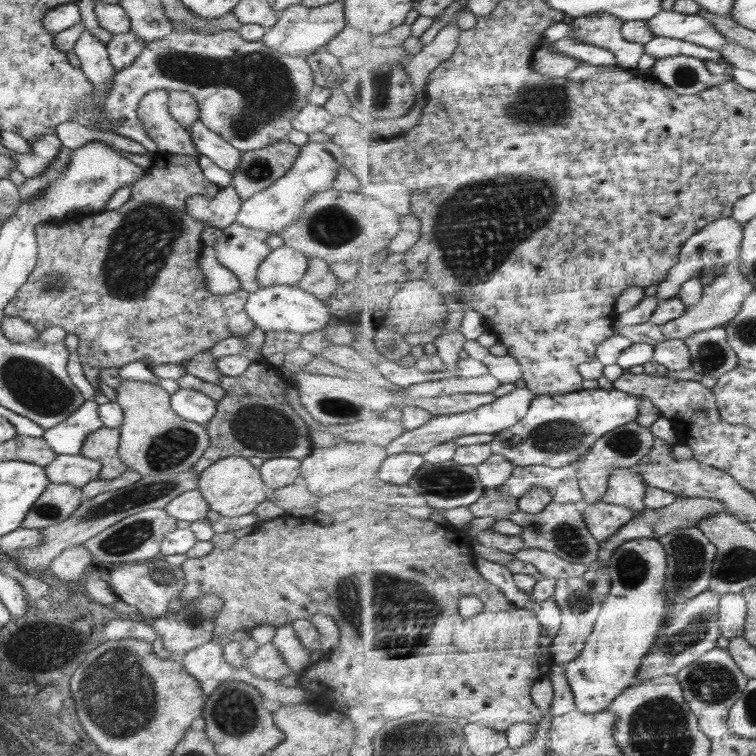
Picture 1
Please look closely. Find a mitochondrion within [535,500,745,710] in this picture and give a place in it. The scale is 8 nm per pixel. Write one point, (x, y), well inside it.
(712, 683)

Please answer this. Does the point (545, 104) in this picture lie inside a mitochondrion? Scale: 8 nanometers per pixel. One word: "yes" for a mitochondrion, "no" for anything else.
yes

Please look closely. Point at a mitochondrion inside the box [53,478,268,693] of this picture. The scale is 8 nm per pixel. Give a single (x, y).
(132, 534)

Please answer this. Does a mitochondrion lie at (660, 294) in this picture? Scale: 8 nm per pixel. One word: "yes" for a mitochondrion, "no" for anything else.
no

